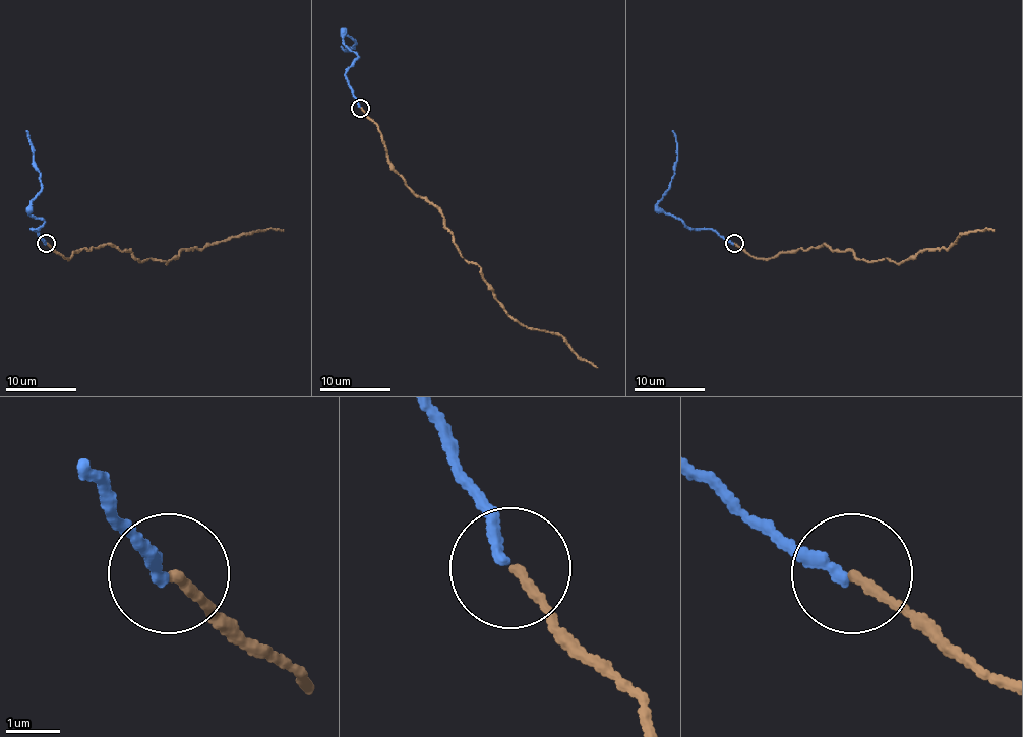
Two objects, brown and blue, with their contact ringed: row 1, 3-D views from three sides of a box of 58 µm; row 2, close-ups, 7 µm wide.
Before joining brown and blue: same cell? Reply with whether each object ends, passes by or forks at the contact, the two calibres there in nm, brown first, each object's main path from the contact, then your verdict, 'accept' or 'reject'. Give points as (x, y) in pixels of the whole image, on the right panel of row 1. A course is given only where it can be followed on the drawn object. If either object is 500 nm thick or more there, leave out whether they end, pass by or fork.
brown ends; blue ends; calibres 190 and 240 nm; course brown (734, 243), (761, 259), (824, 243), (859, 259), (901, 262), (961, 235), (995, 231); course blue (732, 243), (711, 230), (690, 230), (657, 204), (674, 173), (676, 134), (672, 131); accept

